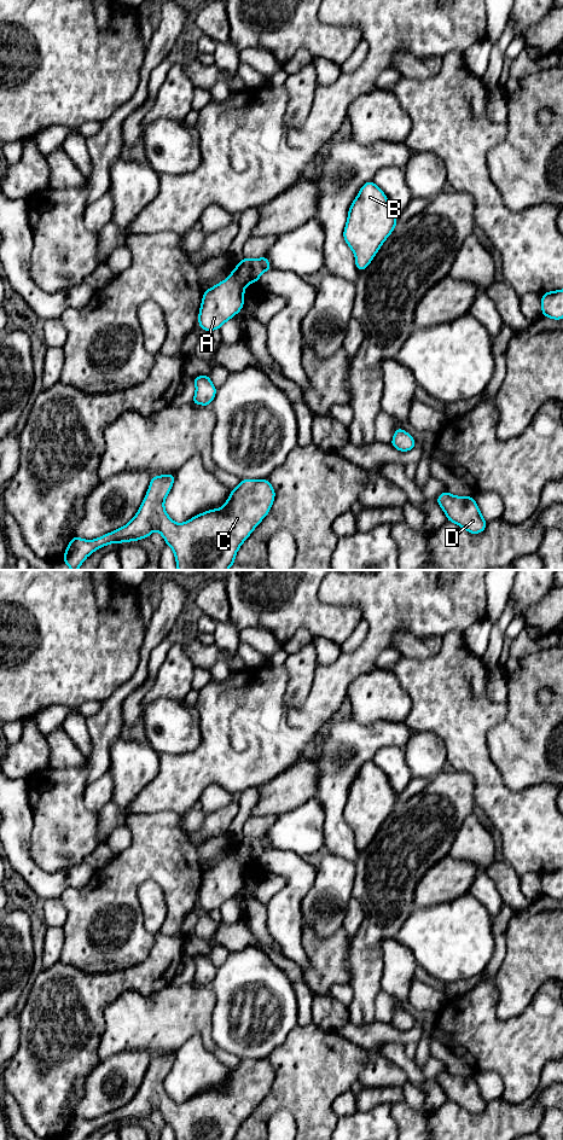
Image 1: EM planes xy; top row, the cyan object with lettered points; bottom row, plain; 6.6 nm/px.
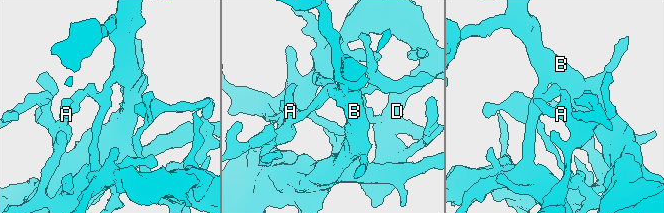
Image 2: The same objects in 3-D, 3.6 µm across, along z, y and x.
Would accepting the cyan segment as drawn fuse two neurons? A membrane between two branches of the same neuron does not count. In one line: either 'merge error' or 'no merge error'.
merge error

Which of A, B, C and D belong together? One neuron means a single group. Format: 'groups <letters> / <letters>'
groups A C D / B

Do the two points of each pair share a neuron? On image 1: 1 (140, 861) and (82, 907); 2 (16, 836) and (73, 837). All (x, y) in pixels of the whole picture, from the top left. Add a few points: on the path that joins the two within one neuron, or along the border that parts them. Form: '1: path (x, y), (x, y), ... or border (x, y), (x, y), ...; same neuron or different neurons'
1: path (126, 874), (97, 903); same neuron
2: border (29, 808), (33, 815), (32, 859), (36, 864); different neurons

